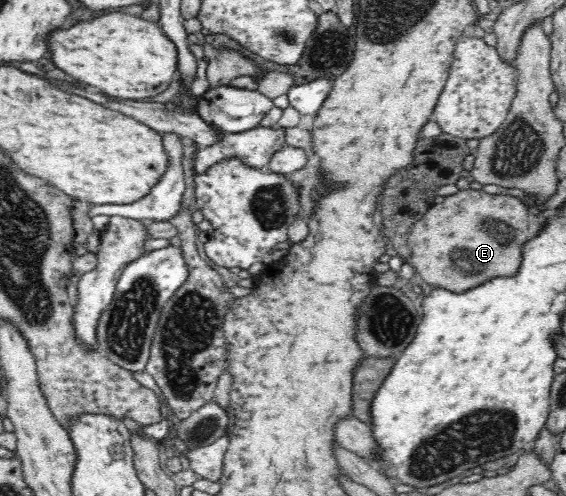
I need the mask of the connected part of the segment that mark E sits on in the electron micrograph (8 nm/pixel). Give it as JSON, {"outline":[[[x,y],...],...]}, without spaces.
{"outline":[[[467,188],[444,197],[444,201],[436,203],[417,221],[409,232],[408,244],[412,255],[407,259],[422,277],[423,281],[437,285],[452,292],[465,293],[481,285],[493,277],[513,277],[519,271],[523,261],[523,246],[531,239],[527,233],[529,207],[532,206],[532,195],[525,194],[528,202],[509,194],[489,194],[482,190]]]}

